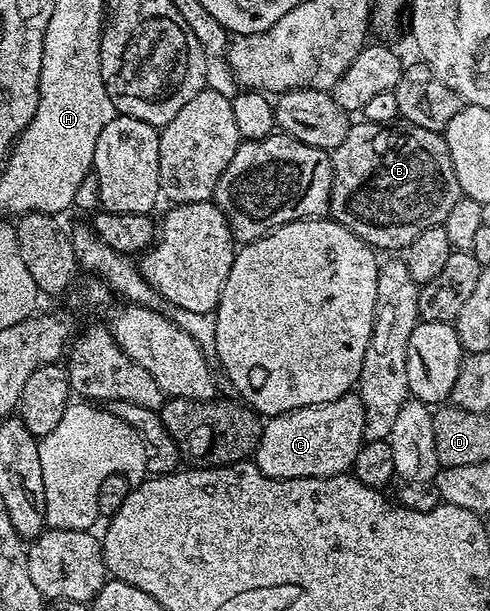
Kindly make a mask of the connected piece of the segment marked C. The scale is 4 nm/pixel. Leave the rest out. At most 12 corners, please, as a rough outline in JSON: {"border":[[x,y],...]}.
{"border":[[357,393],[267,418],[273,479],[347,474],[366,439]]}

